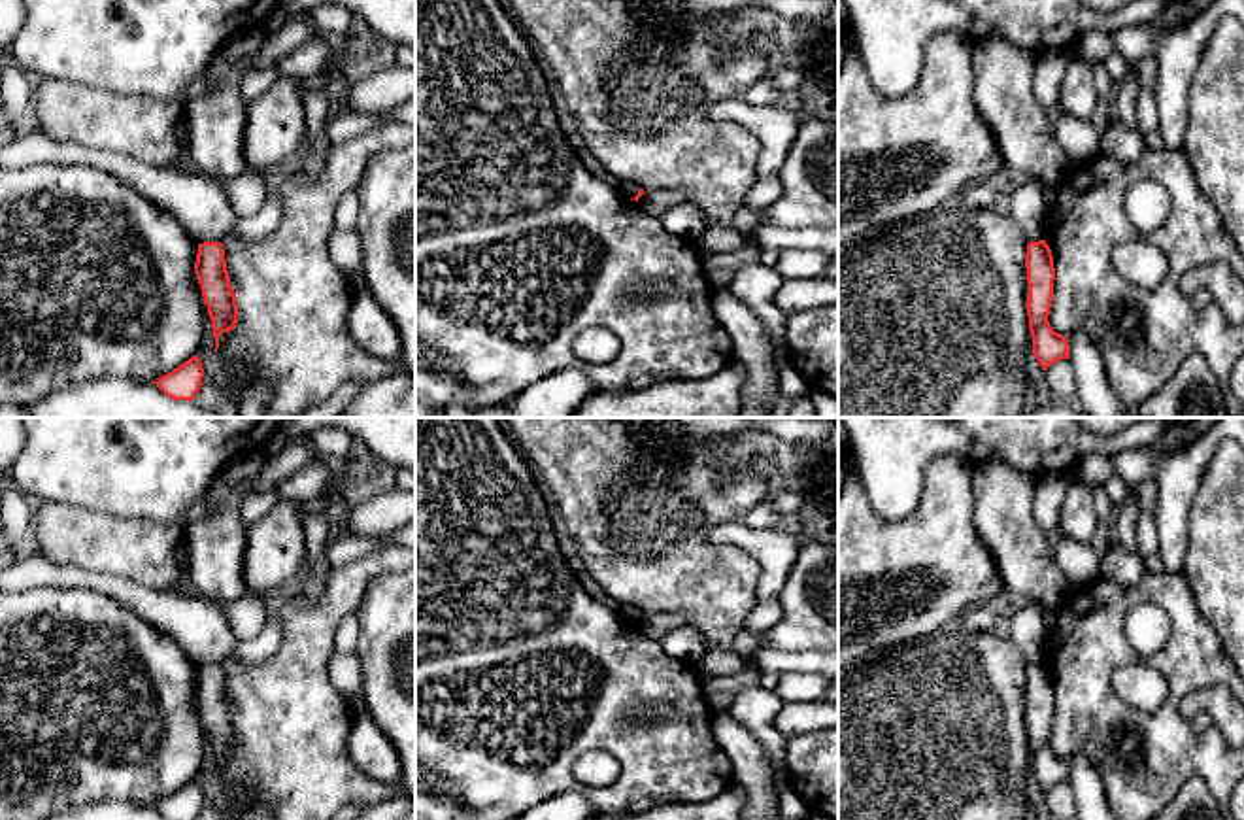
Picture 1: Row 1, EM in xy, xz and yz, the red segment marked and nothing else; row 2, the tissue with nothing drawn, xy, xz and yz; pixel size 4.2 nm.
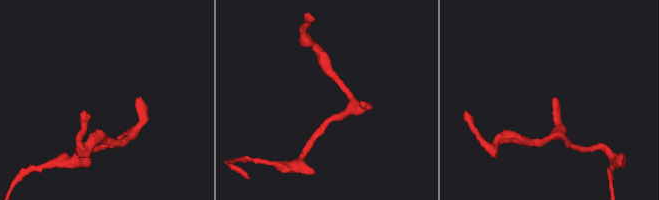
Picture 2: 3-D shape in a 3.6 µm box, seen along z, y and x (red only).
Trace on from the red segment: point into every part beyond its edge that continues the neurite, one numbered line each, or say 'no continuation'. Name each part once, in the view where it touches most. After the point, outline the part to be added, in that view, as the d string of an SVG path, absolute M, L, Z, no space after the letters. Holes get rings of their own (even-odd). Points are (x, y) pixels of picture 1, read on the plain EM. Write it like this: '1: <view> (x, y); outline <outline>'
1: xy (199, 626); outline M40 552L17 555L0 571L0 591L32 588L94 589L138 614L145 624L177 642L198 667L219 665L240 644L223 605L200 593L159 591L121 576L57 565Z

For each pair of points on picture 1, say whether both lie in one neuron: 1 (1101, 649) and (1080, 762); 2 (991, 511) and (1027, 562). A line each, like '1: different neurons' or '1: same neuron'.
1: different neurons
2: same neuron

